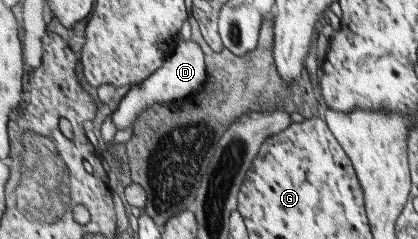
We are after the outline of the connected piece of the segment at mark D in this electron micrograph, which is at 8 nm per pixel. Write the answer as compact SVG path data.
M181 40L176 50L168 55L163 67L136 86L132 86L120 101L119 107L111 115L114 124L119 130L134 129L134 124L151 107L157 105L170 105L201 91L208 79L206 55L203 48L193 40Z

